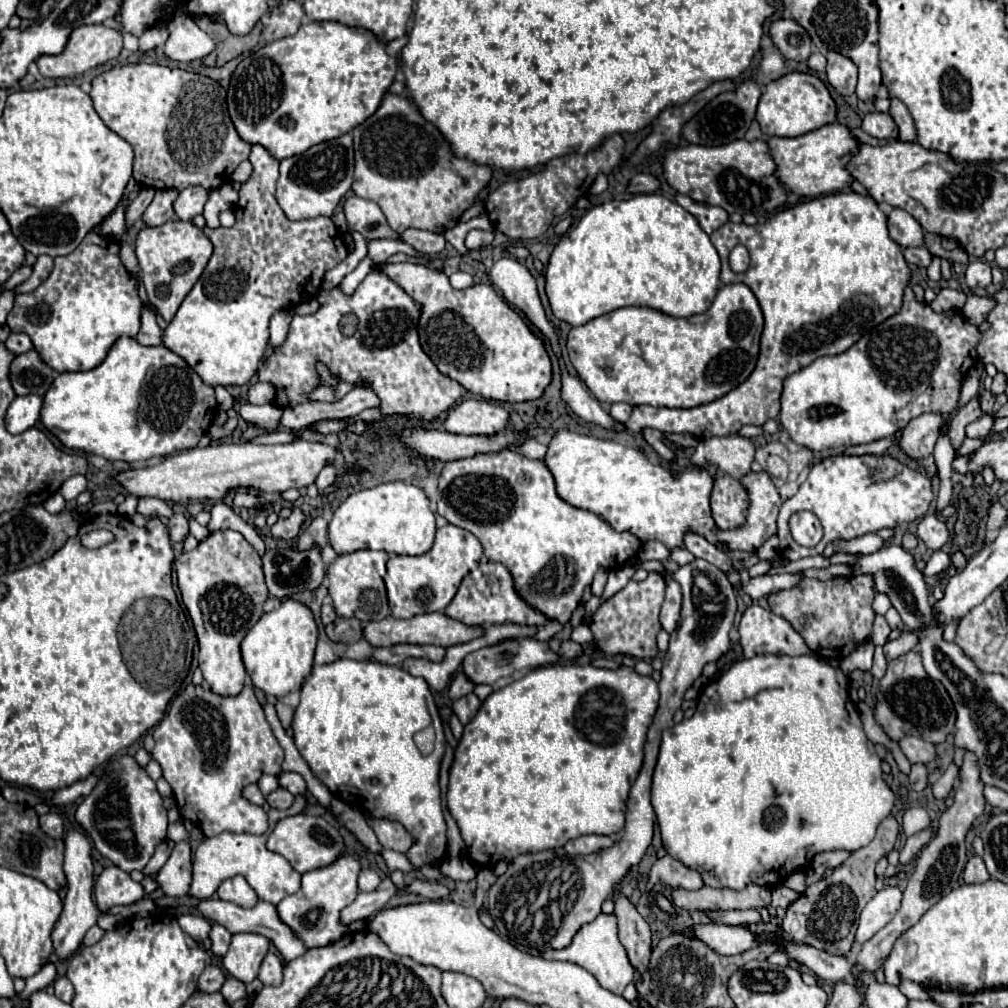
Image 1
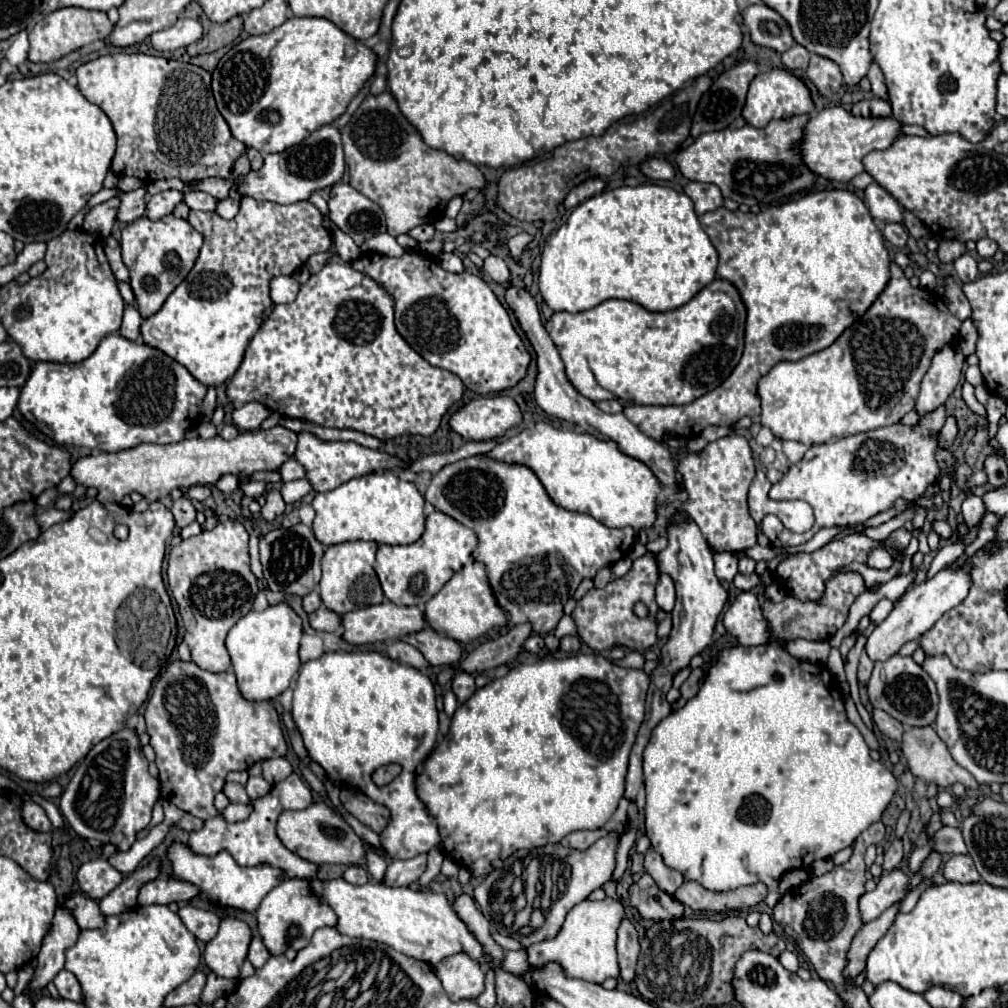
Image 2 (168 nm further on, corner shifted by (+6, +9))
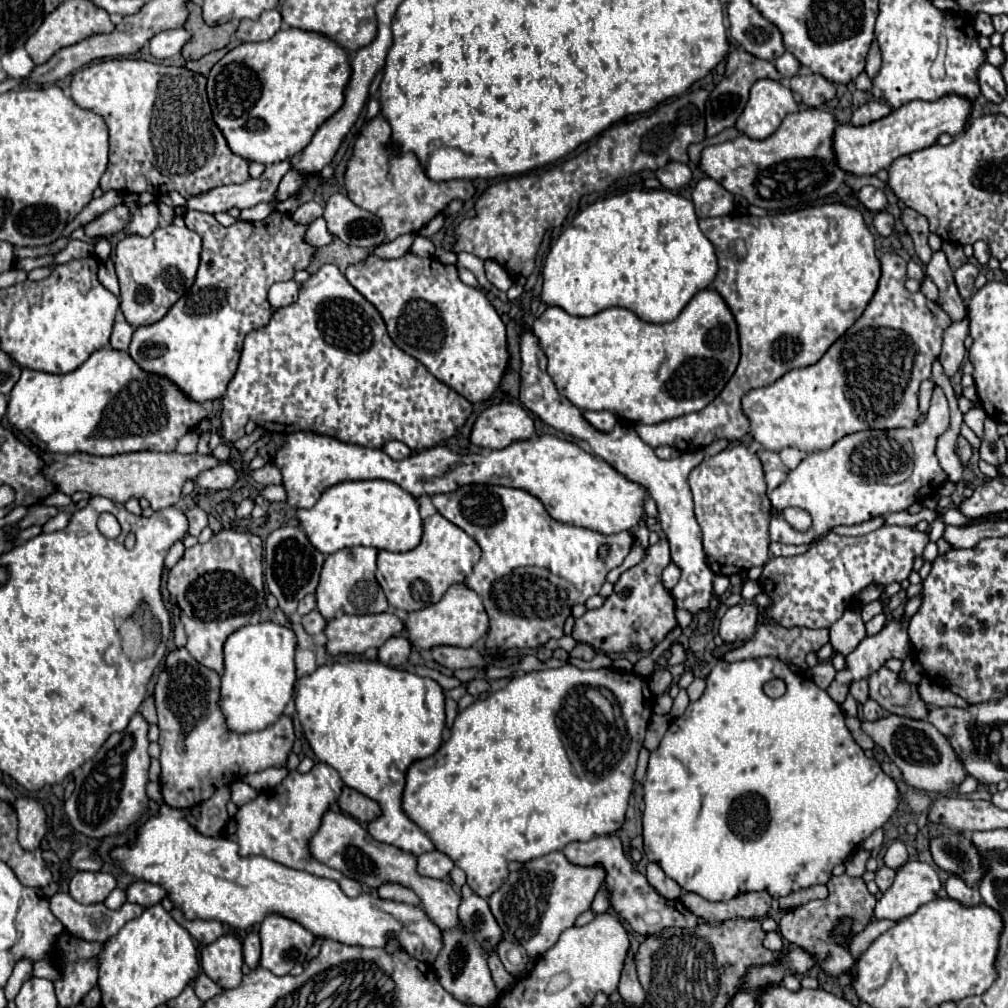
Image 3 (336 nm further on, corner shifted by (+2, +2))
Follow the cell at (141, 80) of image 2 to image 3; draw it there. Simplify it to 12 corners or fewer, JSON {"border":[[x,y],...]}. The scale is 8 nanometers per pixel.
{"border":[[138,59],[73,73],[109,129],[105,193],[249,179],[201,73]]}

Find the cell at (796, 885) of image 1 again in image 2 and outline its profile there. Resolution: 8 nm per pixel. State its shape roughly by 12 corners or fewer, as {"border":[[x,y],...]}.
{"border":[[803,868],[785,872],[779,894],[809,878]]}

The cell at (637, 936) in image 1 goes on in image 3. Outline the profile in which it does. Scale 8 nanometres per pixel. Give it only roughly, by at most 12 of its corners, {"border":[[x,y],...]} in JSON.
{"border":[[633,955],[625,959],[619,995],[625,1005],[641,1007],[647,999]]}

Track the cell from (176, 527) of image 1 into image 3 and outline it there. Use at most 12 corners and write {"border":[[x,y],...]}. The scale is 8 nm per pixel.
{"border":[[201,507],[189,509],[189,533],[195,537],[207,527],[207,513]]}

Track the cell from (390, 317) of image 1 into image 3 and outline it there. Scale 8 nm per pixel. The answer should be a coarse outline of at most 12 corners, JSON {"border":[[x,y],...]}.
{"border":[[335,265],[245,337],[221,437],[255,421],[419,453],[471,403]]}

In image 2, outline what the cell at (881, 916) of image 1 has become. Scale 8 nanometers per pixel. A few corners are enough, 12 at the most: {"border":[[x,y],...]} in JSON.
{"border":[[885,872],[877,888],[859,900],[863,922],[879,918],[905,898],[909,876]]}

